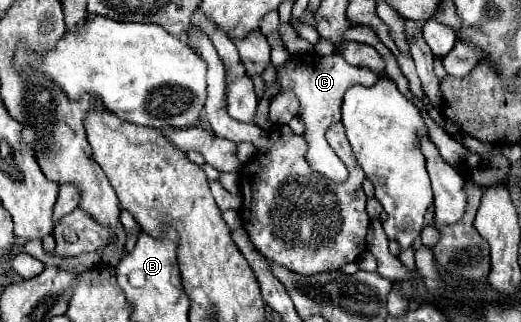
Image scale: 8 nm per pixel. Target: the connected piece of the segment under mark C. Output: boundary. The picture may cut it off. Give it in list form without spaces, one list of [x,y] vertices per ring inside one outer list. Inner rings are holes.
[[[303,53],[303,55],[291,55],[283,65],[279,65],[275,77],[277,77],[275,83],[265,83],[263,97],[271,101],[273,97],[277,97],[283,91],[293,91],[297,95],[297,99],[299,99],[297,117],[305,125],[305,135],[303,135],[307,141],[305,159],[309,161],[311,169],[325,175],[331,181],[337,183],[345,181],[348,177],[347,167],[329,147],[329,143],[325,139],[325,131],[333,123],[341,121],[341,101],[343,101],[345,91],[353,85],[375,85],[381,79],[381,75],[373,73],[371,69],[353,67],[353,65],[345,63],[345,59],[339,53],[333,53],[329,57],[321,57],[317,53]]]

